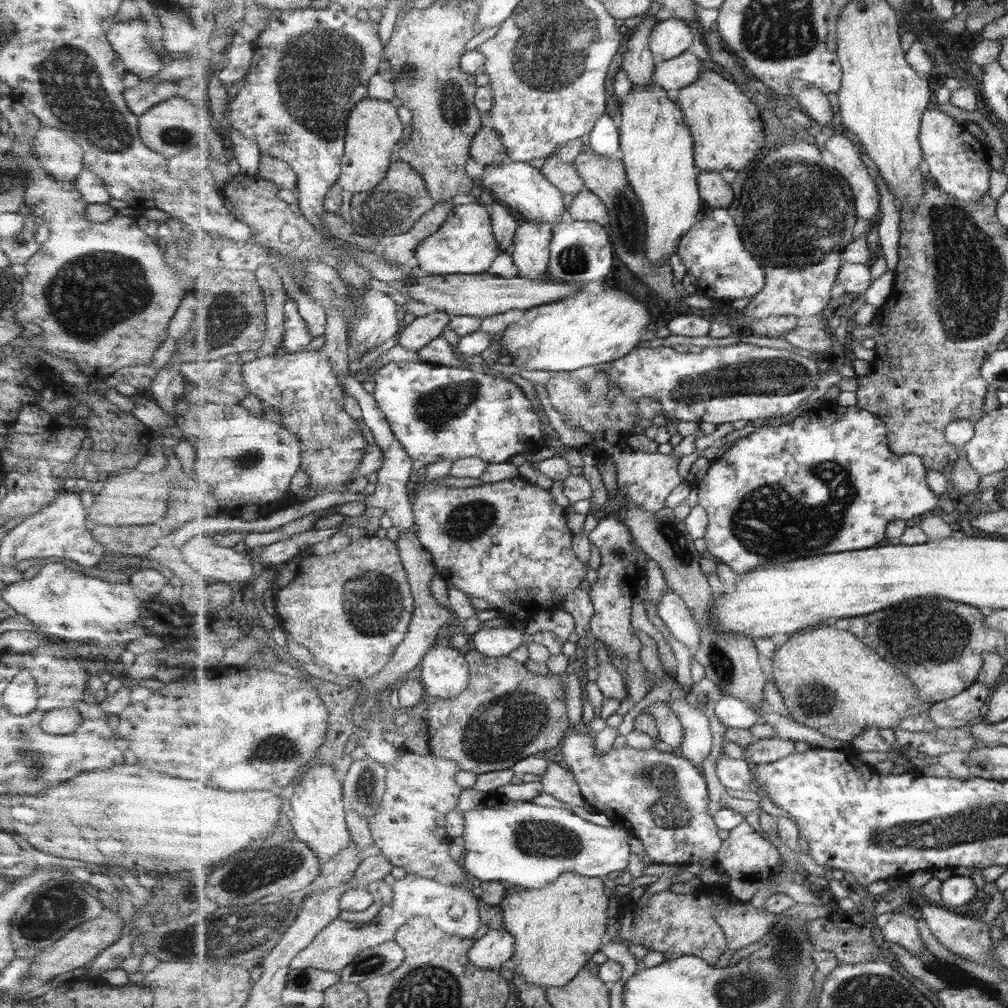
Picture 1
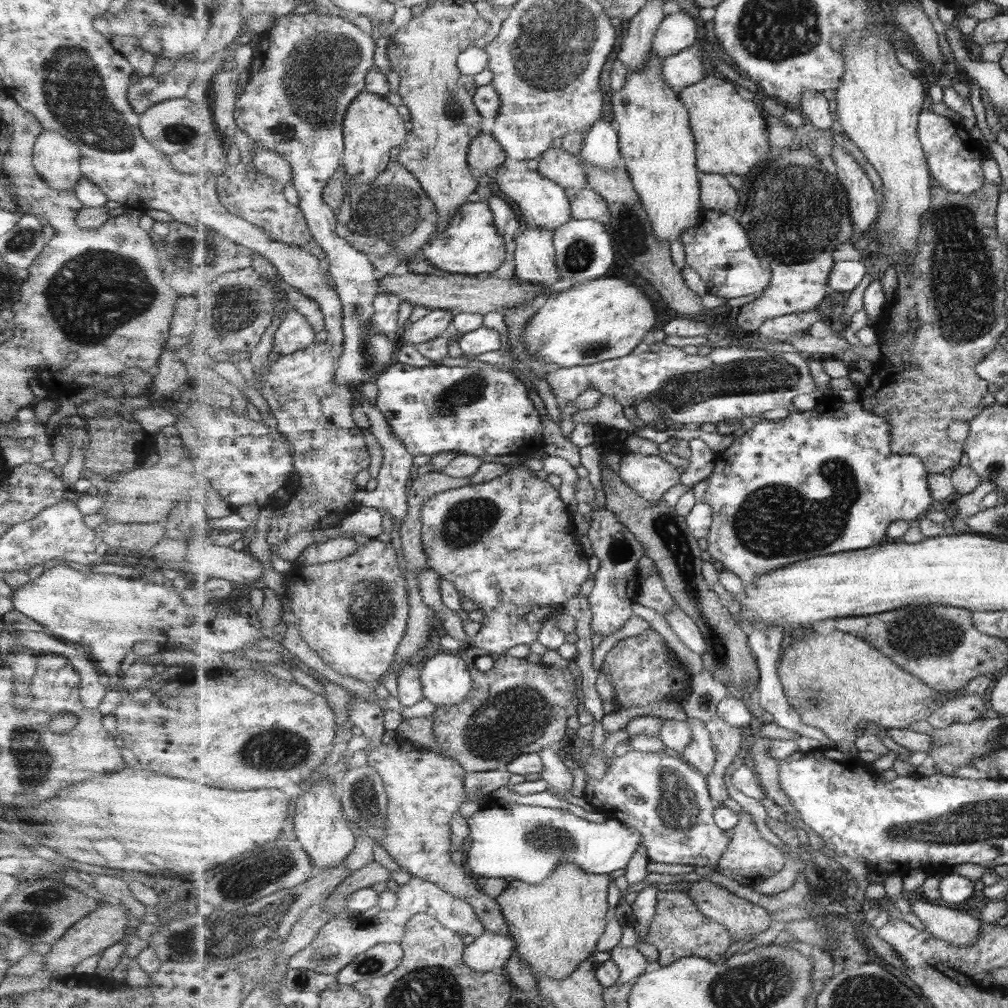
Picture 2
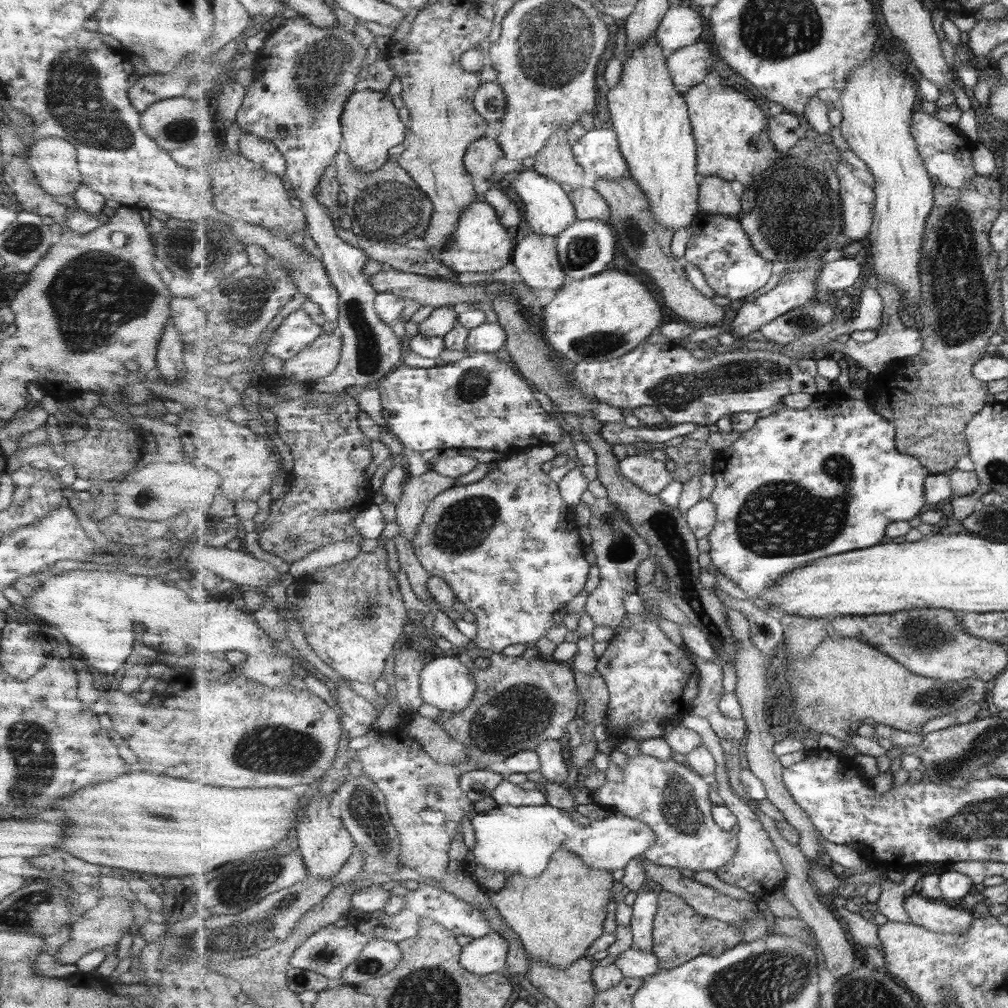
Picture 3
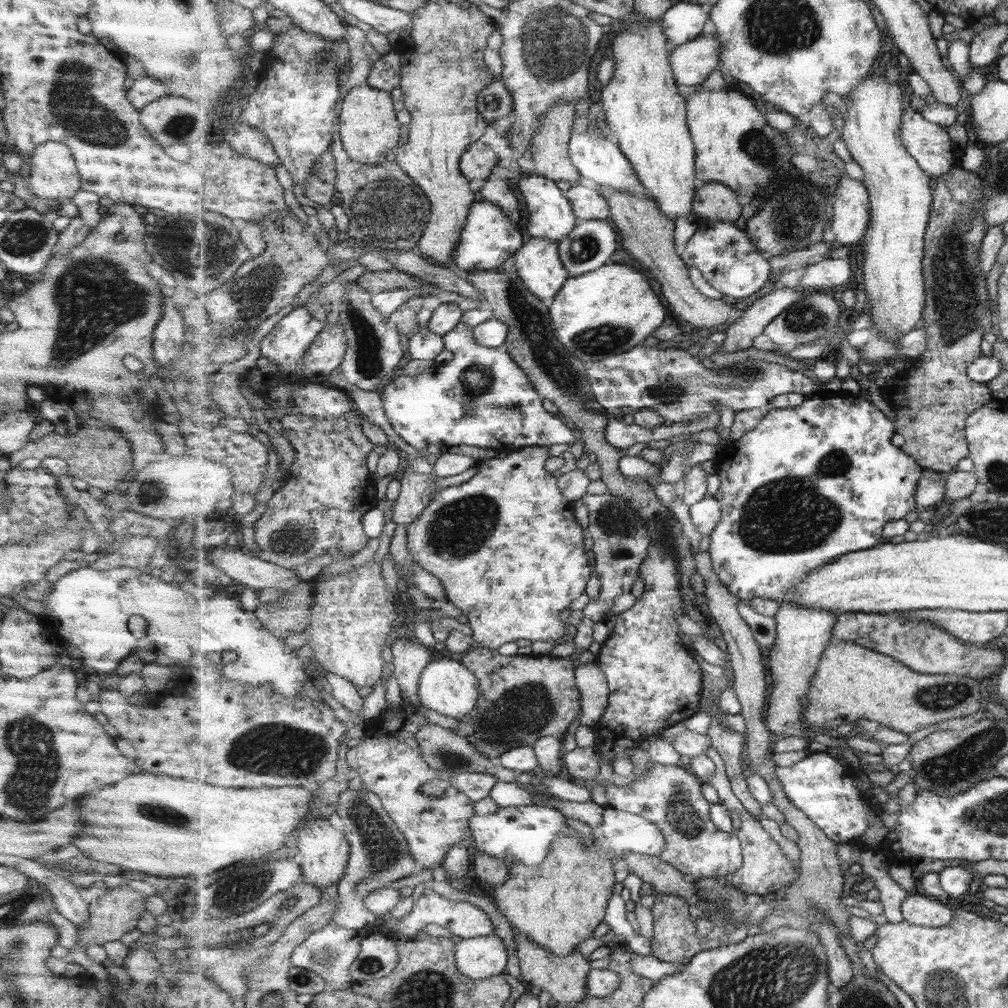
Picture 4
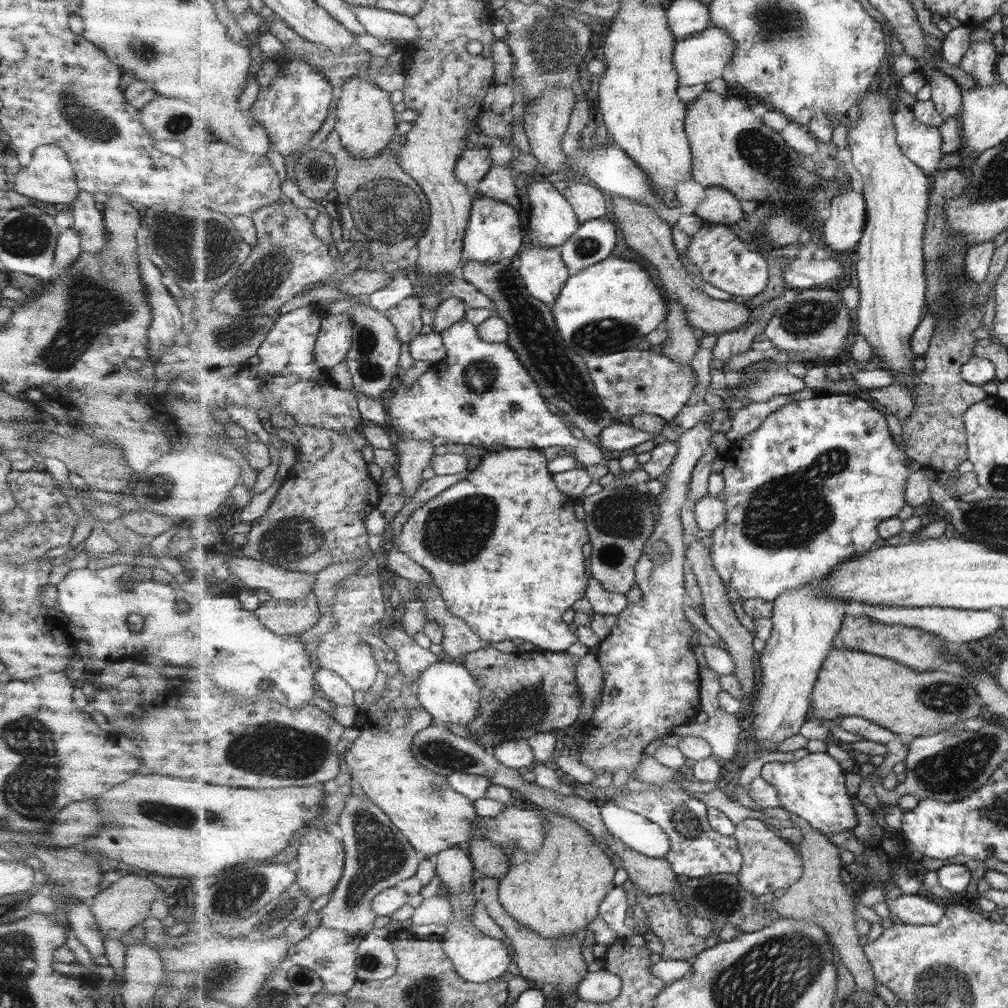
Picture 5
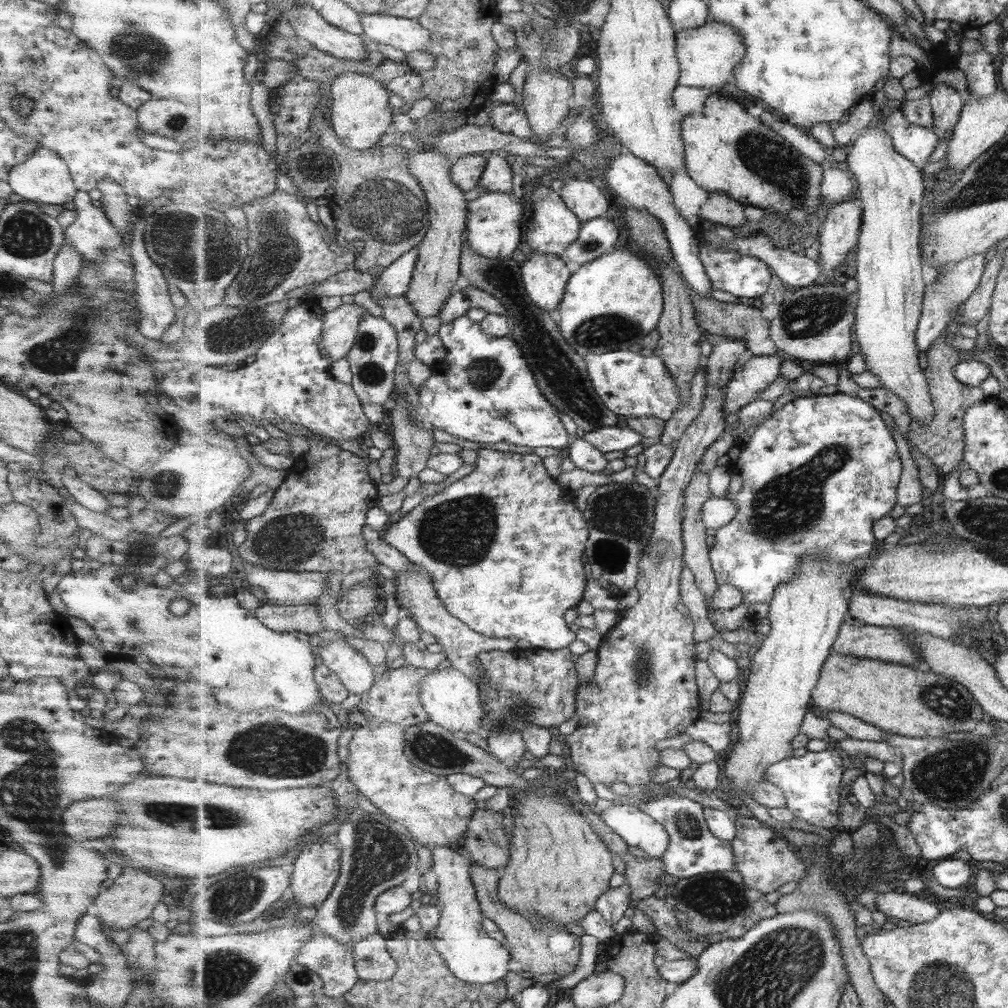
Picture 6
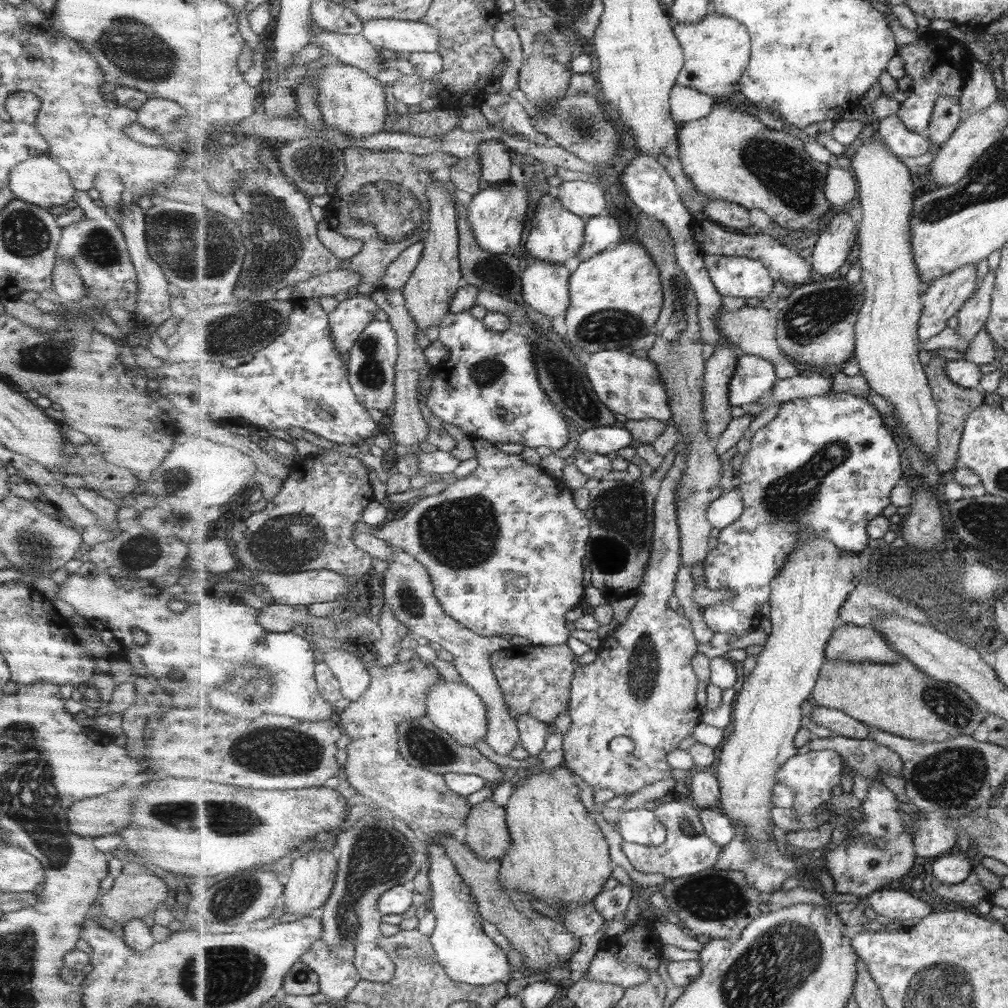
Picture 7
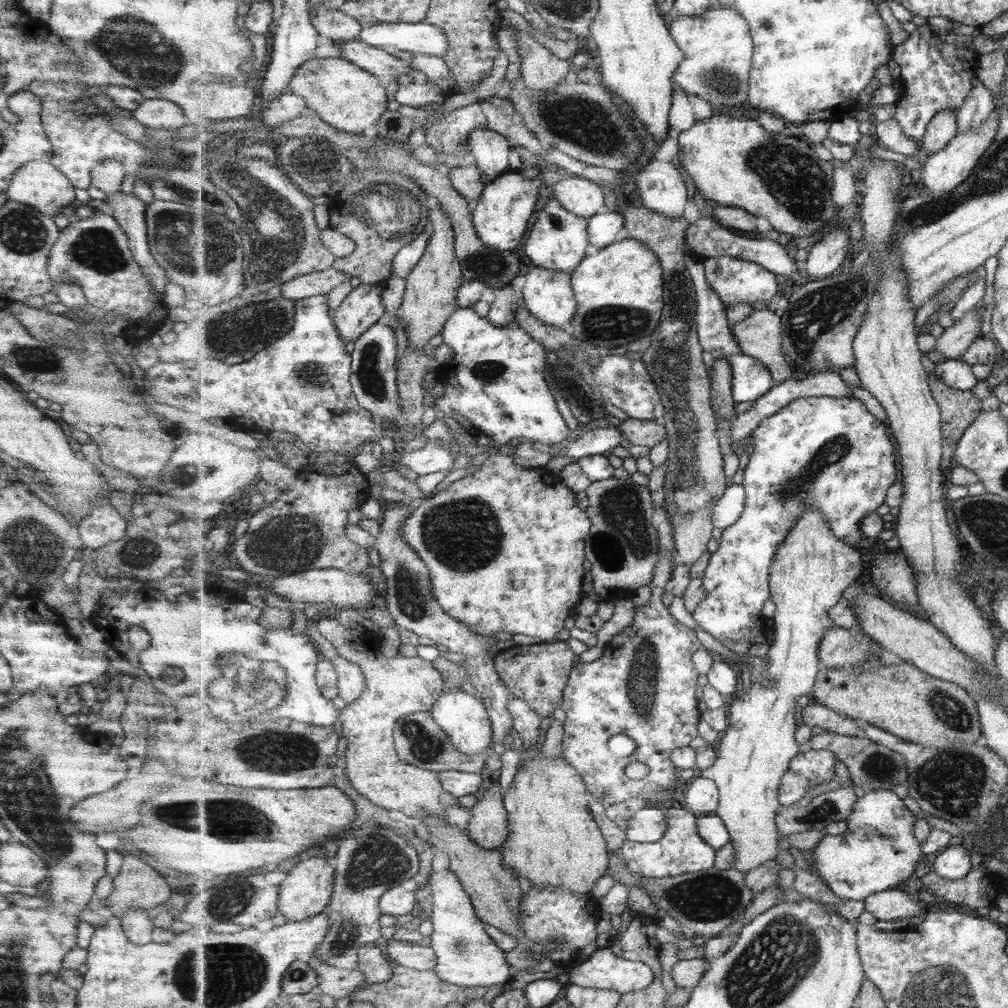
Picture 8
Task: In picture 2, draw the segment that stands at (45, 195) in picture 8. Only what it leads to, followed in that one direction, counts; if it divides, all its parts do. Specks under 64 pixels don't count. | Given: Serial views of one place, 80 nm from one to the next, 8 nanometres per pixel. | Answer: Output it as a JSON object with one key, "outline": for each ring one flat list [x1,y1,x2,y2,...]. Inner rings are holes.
{"outline":[[42,130,30,153,35,172,53,190,72,190,82,177,77,145,56,132]]}

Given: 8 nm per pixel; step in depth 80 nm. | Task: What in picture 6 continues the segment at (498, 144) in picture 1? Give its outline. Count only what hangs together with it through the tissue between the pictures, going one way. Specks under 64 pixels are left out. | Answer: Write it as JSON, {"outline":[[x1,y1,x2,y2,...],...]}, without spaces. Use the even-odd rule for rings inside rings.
{"outline":[[472,154,471,156,464,156,454,160,451,166,452,179,467,192,480,189,480,182,482,174,485,172,487,161,486,154]]}

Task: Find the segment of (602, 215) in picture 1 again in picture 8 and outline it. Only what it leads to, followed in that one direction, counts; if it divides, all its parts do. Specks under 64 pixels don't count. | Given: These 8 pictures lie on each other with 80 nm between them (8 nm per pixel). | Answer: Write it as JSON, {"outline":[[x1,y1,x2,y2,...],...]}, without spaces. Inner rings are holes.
{"outline":[[570,175,551,186,553,197,569,212,589,219,605,210,606,196,602,187,602,184]]}

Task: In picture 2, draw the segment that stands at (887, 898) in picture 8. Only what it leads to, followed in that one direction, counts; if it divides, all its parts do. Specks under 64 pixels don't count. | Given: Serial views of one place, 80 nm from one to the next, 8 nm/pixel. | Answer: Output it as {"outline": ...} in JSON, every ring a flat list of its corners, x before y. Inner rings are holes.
{"outline":[[922,898,910,904,910,912,923,921,927,931,955,946,972,945,980,937,982,921,968,910,949,908]]}

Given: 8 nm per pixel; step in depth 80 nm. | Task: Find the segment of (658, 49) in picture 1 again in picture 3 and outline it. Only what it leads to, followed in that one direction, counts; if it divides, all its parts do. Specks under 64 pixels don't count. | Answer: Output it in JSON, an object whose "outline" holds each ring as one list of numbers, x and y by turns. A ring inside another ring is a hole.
{"outline":[[687,2,670,8,656,35,667,56,671,56,675,51,702,40,705,27,706,19,699,14,698,7]]}

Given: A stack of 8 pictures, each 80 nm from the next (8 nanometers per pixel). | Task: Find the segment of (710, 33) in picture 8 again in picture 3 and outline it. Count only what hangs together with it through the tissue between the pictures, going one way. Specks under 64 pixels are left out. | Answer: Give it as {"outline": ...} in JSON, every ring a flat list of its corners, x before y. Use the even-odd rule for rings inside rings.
{"outline":[[704,37,695,44,681,48,668,57,668,67,672,72,673,82,677,88,693,88,705,82,711,69,714,54]]}

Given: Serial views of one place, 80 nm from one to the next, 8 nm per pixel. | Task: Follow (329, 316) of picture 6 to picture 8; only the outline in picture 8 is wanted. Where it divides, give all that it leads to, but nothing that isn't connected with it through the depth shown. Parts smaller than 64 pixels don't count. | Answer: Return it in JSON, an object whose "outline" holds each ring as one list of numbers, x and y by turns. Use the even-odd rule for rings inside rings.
{"outline":[[386,283,359,284,333,312,341,338,346,342,357,341,365,331,388,313,384,303]]}

